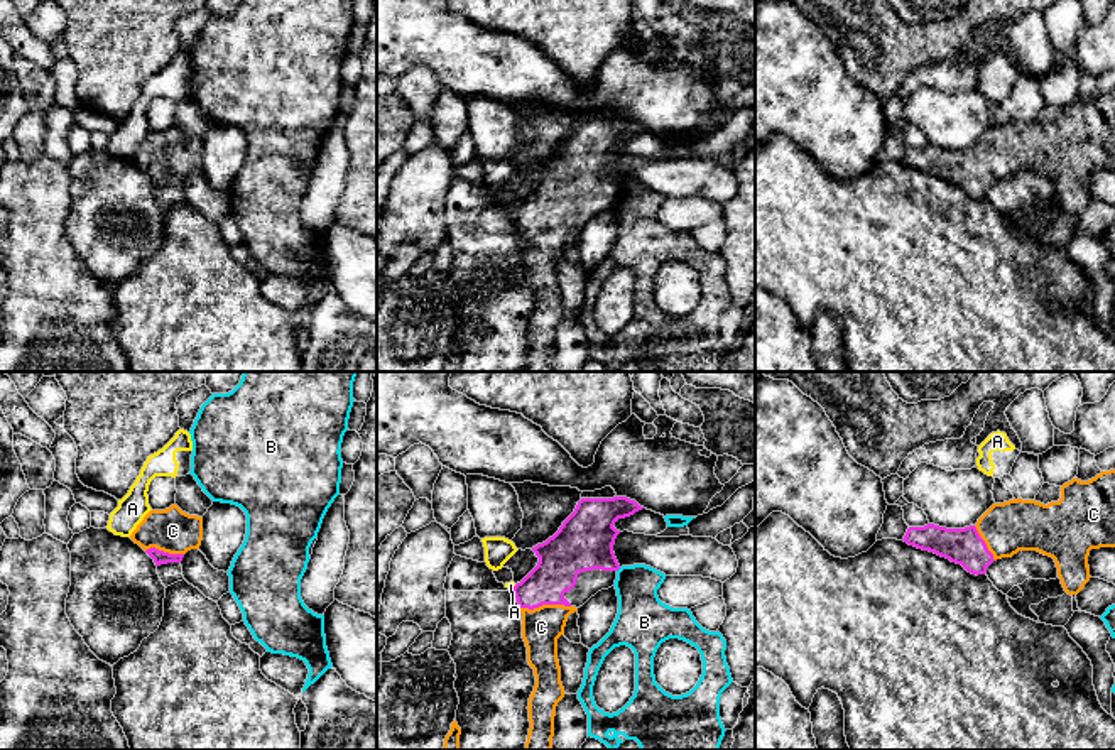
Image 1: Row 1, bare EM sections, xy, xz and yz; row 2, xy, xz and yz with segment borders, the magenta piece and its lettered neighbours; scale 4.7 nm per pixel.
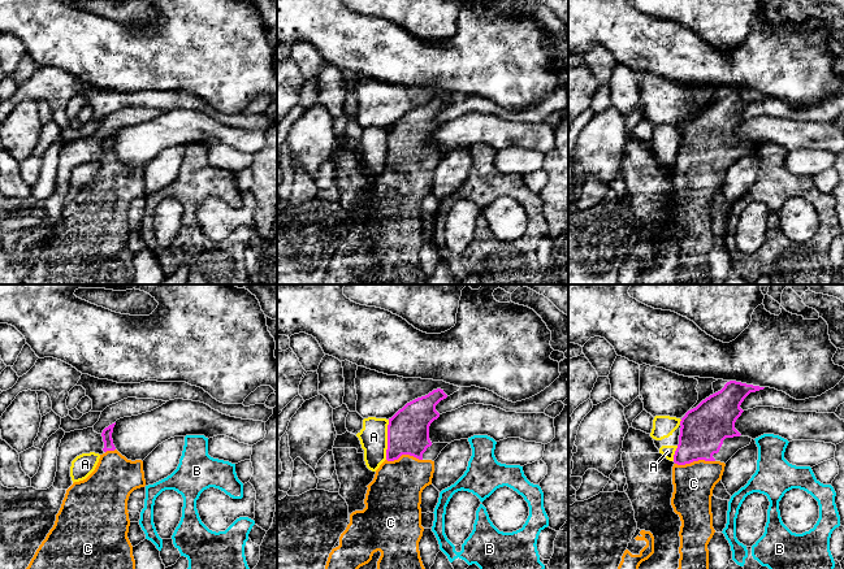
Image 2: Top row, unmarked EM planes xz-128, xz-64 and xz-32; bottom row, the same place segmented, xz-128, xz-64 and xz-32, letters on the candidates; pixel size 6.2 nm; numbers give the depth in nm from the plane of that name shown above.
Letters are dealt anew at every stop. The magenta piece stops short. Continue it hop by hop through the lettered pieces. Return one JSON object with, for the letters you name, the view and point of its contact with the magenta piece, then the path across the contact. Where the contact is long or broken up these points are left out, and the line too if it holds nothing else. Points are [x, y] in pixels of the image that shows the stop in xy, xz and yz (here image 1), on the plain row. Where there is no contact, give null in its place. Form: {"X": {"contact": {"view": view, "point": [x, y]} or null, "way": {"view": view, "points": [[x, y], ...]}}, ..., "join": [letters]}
{"C": {"contact": {"view": "xz", "point": [544, 225]}, "way": {"view": "xz", "points": [[561, 179], [544, 208], [544, 225], [541, 249]]}}, "join": ["C"]}

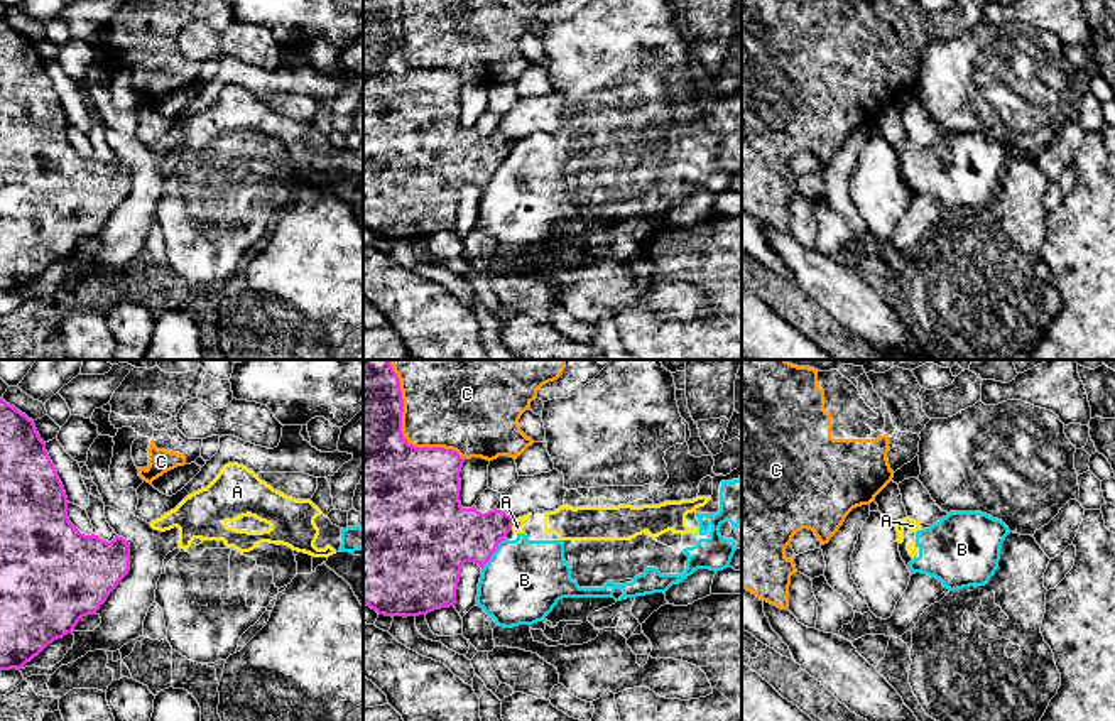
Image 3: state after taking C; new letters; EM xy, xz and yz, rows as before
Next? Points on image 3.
{"join": []}

